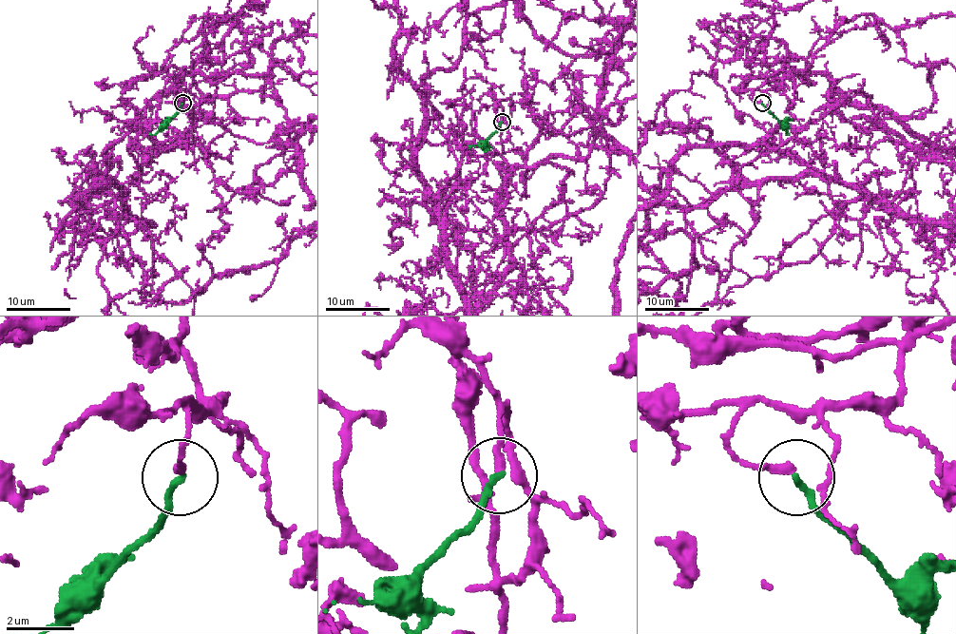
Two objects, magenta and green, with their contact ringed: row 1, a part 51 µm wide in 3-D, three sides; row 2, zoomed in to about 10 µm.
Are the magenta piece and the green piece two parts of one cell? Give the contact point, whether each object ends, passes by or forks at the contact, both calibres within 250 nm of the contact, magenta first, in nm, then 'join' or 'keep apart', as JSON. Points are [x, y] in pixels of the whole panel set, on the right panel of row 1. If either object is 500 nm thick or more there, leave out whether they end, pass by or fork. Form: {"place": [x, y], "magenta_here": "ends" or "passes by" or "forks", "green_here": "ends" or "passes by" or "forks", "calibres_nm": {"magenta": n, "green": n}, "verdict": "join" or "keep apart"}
{"place": [762, 103], "magenta_here": "ends", "green_here": "ends", "calibres_nm": {"magenta": 240, "green": 200}, "verdict": "keep apart"}

